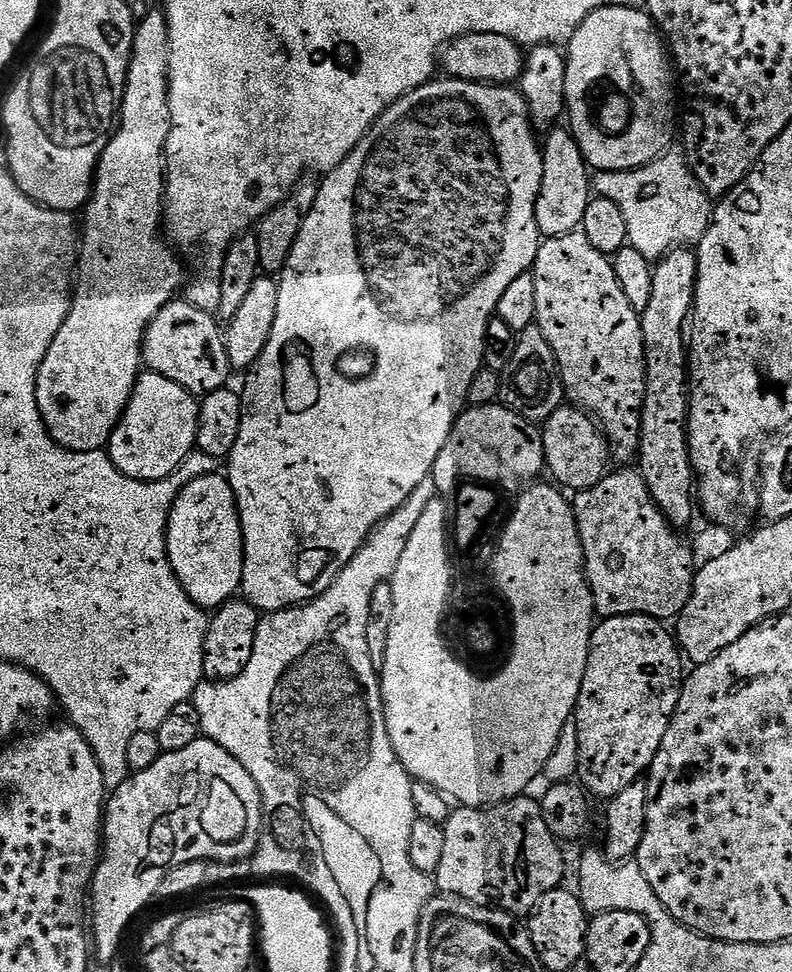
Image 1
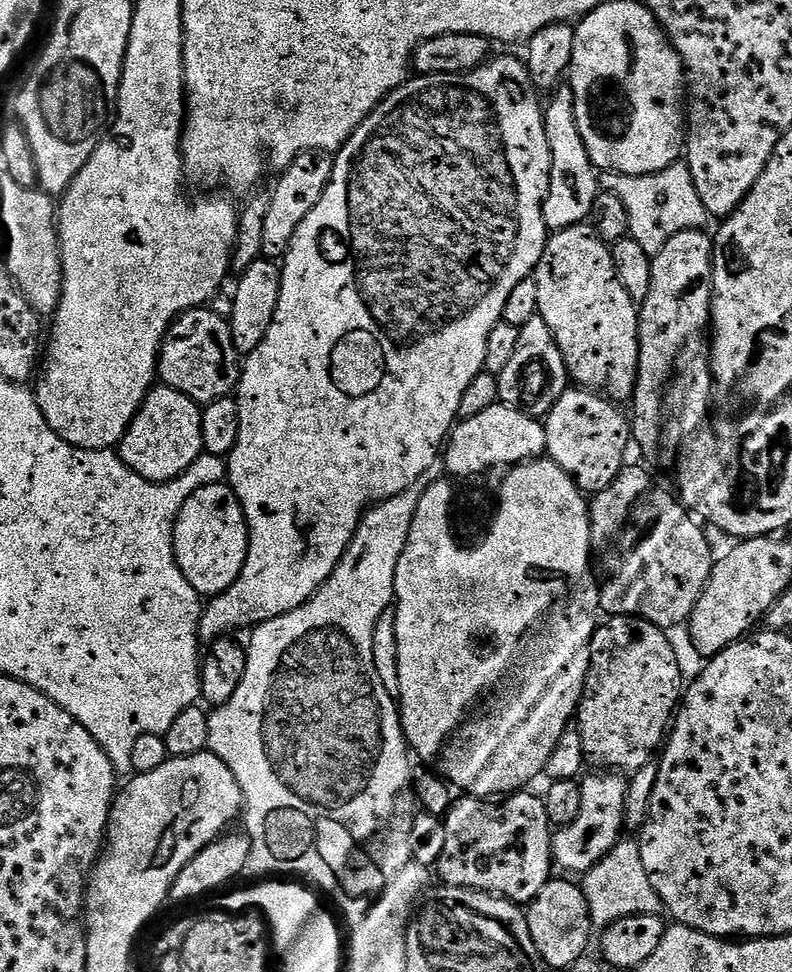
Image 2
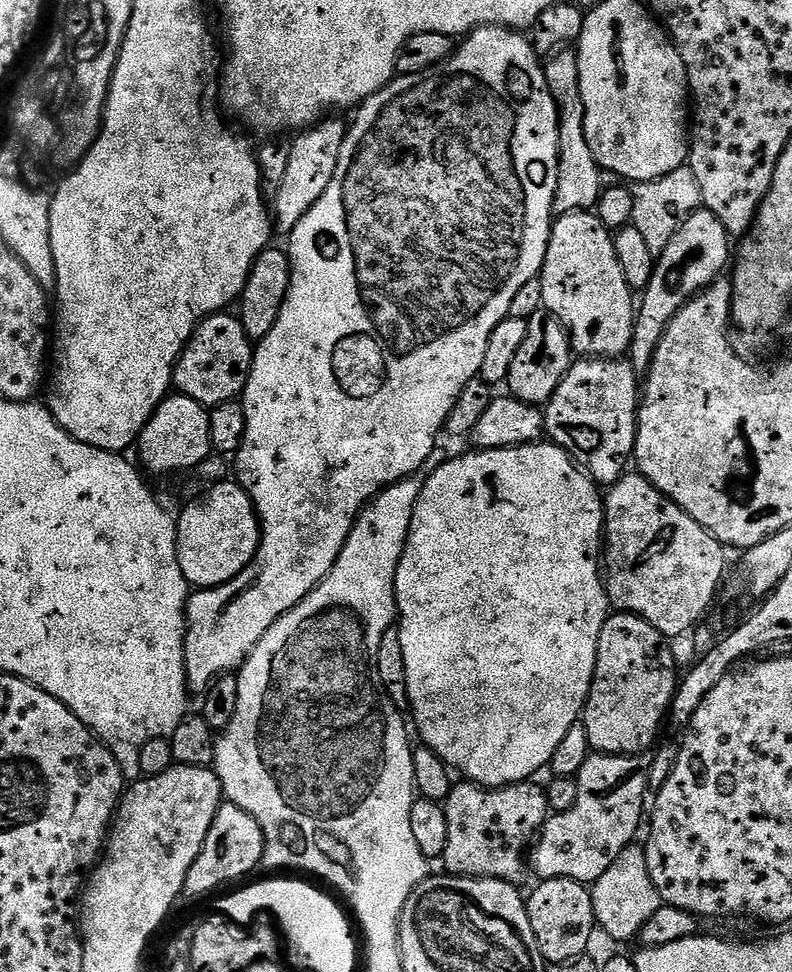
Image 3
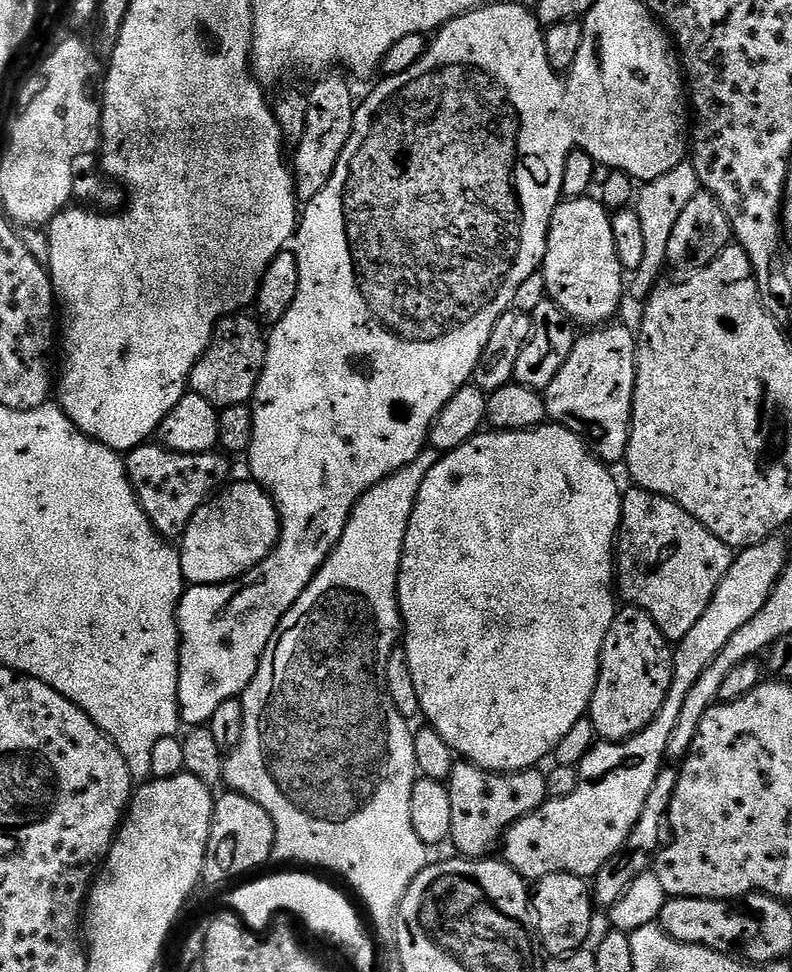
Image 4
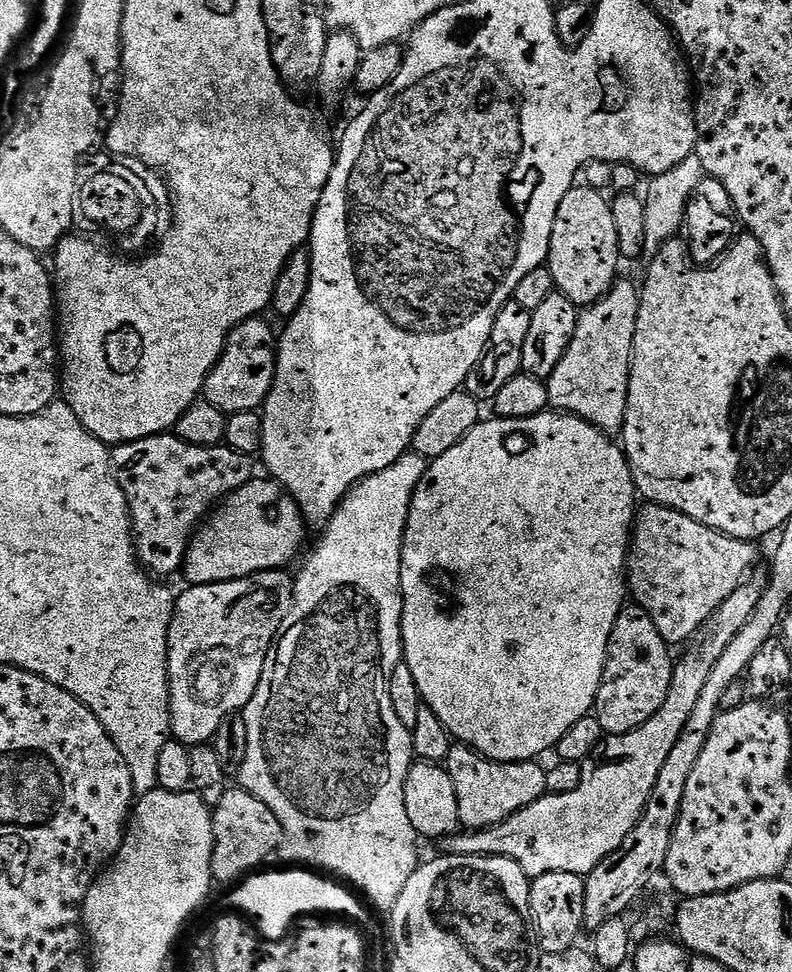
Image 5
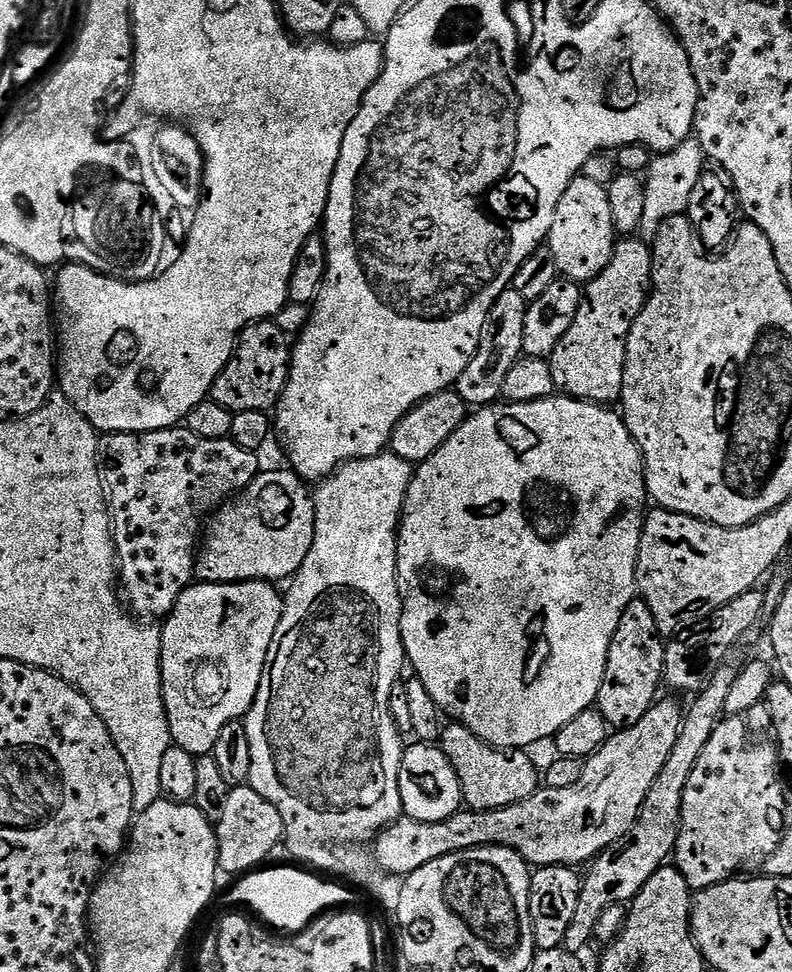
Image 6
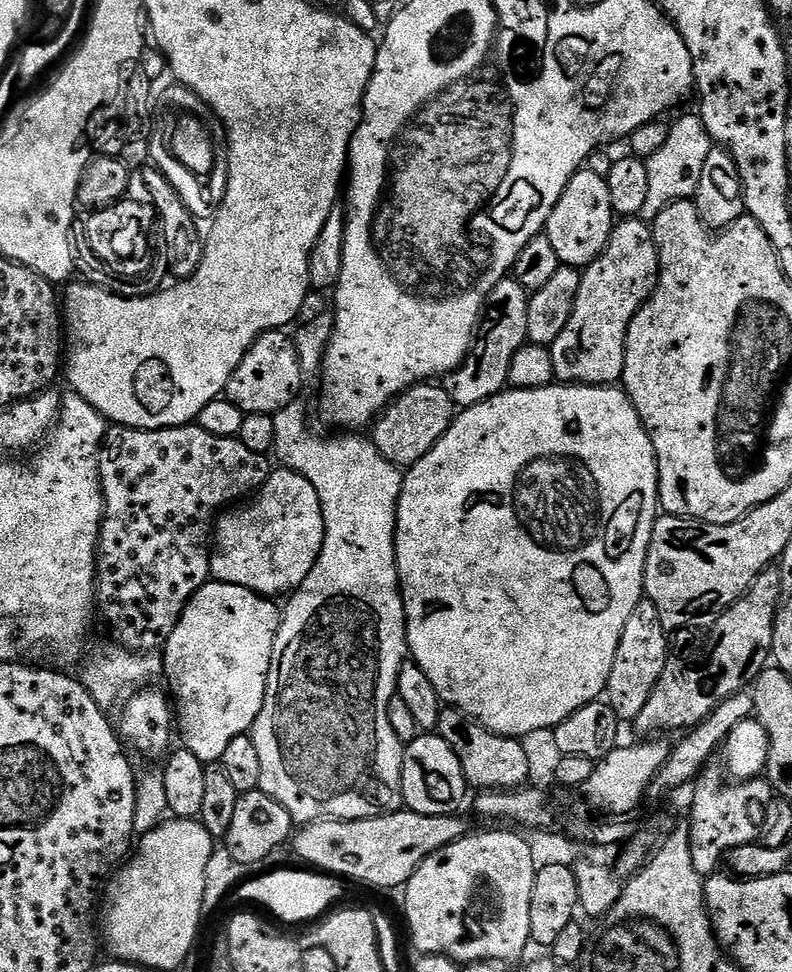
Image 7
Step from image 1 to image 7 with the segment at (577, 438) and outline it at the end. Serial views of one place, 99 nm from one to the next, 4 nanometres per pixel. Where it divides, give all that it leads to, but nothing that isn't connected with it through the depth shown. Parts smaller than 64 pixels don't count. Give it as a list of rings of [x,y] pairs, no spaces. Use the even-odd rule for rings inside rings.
[[[624,218],[613,227],[610,238],[606,242],[606,250],[602,250],[602,254],[596,261],[589,264],[583,269],[580,277],[580,285],[578,286],[578,298],[574,302],[574,310],[570,314],[570,322],[566,322],[566,330],[562,330],[562,334],[558,334],[558,338],[550,346],[552,349],[552,357],[554,358],[554,374],[556,380],[565,384],[606,384],[615,385],[617,381],[624,375],[624,355],[626,354],[626,334],[630,322],[634,318],[634,314],[638,314],[638,310],[652,296],[652,291],[656,288],[656,283],[660,280],[660,249],[655,238],[652,236],[651,227],[643,219],[640,218]]]

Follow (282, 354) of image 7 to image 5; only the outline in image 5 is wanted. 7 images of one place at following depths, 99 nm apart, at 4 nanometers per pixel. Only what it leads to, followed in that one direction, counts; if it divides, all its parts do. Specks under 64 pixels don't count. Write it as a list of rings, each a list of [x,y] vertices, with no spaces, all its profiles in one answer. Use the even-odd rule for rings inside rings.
[[[253,318],[244,320],[236,325],[228,334],[228,341],[224,343],[222,354],[218,362],[204,383],[203,399],[210,402],[210,406],[218,406],[218,410],[228,416],[238,414],[242,410],[251,412],[263,409],[264,400],[270,394],[270,386],[274,382],[276,373],[276,346],[278,343],[277,333],[272,333],[270,325],[264,321],[264,318]]]

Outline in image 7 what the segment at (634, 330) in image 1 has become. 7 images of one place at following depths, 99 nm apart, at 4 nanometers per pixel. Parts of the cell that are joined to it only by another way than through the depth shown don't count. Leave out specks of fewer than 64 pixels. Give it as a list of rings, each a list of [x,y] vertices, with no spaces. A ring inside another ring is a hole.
[[[581,170],[576,172],[562,190],[562,198],[558,198],[558,206],[548,219],[546,235],[550,238],[550,246],[554,246],[554,254],[558,254],[561,265],[581,270],[596,261],[606,250],[606,242],[614,227],[614,213],[610,202],[610,190],[607,179],[596,172]]]

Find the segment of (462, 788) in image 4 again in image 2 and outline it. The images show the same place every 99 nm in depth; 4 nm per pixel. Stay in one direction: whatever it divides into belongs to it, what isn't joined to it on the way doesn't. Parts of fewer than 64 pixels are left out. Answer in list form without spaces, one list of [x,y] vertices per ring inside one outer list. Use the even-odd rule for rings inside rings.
[[[521,790],[505,795],[499,802],[479,796],[461,795],[453,803],[448,815],[443,817],[446,826],[446,846],[438,871],[445,885],[450,888],[474,888],[477,892],[491,892],[513,904],[527,906],[554,876],[552,859],[553,825],[548,822],[546,806],[532,790]]]

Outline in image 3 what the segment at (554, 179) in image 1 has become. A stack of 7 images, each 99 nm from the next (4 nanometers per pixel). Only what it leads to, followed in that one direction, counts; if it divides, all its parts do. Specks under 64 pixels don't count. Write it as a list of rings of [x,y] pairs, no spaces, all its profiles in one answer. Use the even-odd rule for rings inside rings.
[[[565,46],[549,55],[543,61],[546,82],[550,86],[550,94],[556,103],[556,109],[560,111],[560,161],[558,162],[558,186],[556,197],[552,203],[557,213],[586,212],[595,209],[600,201],[602,183],[602,169],[600,163],[594,158],[590,142],[586,142],[586,130],[584,129],[584,103],[582,102],[582,90],[580,89],[580,71],[578,70],[578,51],[575,47]]]

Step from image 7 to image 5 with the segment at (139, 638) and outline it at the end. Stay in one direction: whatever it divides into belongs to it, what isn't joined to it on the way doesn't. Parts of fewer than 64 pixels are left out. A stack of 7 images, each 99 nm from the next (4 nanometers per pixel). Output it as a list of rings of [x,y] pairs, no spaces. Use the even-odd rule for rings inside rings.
[[[175,434],[147,436],[134,442],[117,444],[111,449],[110,455],[118,486],[122,486],[122,494],[126,494],[128,513],[132,519],[132,542],[136,546],[136,559],[145,572],[156,578],[172,576],[175,572],[177,575],[183,569],[188,544],[201,521],[231,492],[246,486],[246,482],[254,478],[253,457],[224,444],[216,444],[212,448],[194,446]]]

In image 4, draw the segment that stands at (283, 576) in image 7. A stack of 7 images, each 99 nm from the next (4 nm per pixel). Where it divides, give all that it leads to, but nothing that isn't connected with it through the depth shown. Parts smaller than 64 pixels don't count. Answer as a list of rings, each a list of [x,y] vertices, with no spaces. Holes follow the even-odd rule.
[[[248,478],[241,484],[229,483],[190,518],[178,544],[182,574],[192,586],[226,584],[265,560],[279,540],[280,515],[271,495]]]

